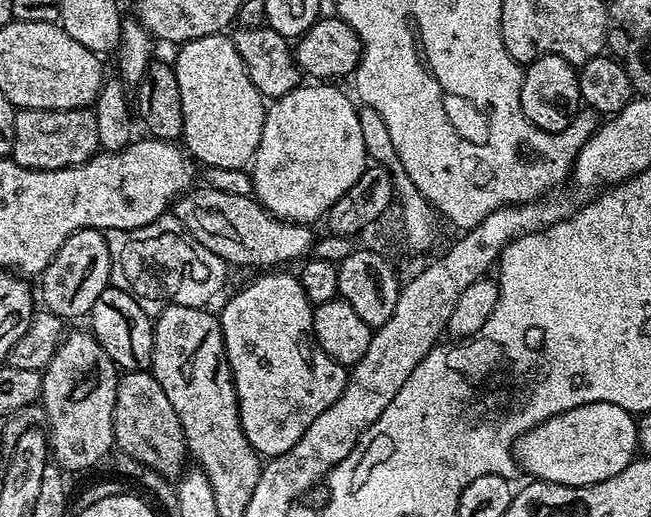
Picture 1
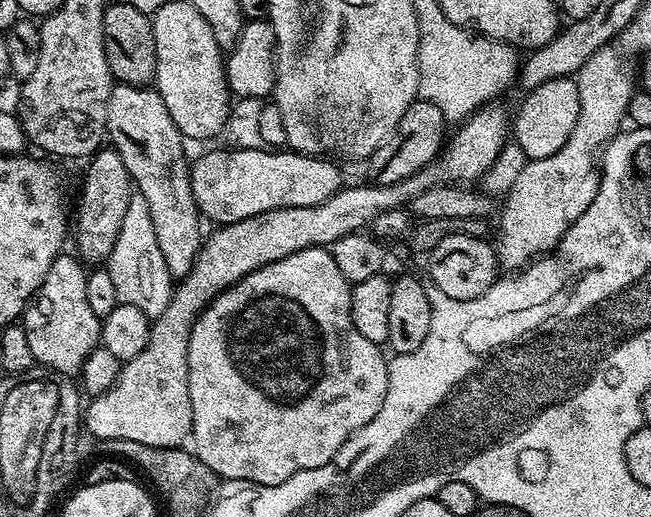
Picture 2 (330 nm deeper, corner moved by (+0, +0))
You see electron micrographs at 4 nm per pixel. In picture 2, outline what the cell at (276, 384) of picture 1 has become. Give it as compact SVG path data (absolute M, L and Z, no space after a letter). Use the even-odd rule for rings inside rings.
M307 248L298 250L278 262L270 262L242 278L232 285L221 296L215 296L208 307L200 313L194 322L188 347L188 381L190 382L190 406L192 407L191 447L194 455L201 460L217 477L232 482L247 482L249 484L277 484L286 482L294 474L302 470L314 470L318 466L326 466L338 454L338 450L346 441L382 406L382 398L386 398L386 382L388 381L388 360L383 356L381 345L370 342L358 334L350 314L350 298L352 285L342 278L342 270L334 262L328 248Z

